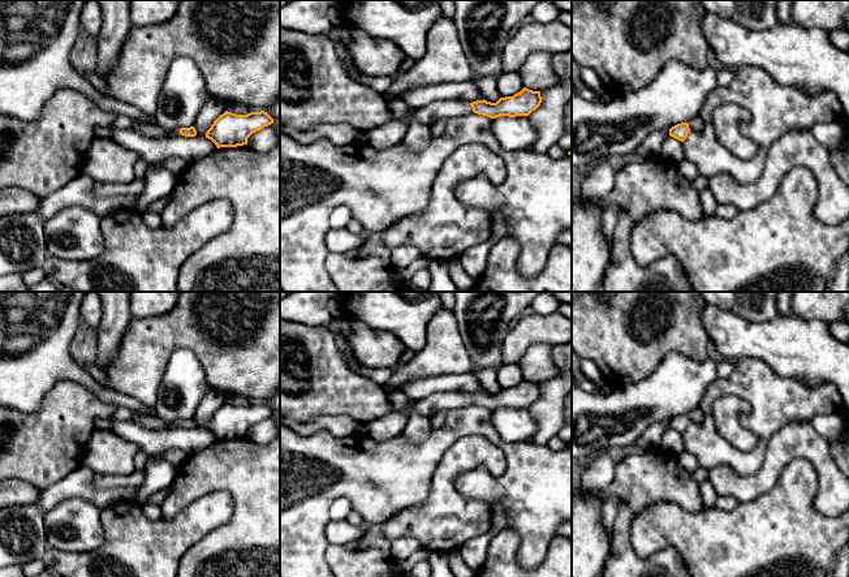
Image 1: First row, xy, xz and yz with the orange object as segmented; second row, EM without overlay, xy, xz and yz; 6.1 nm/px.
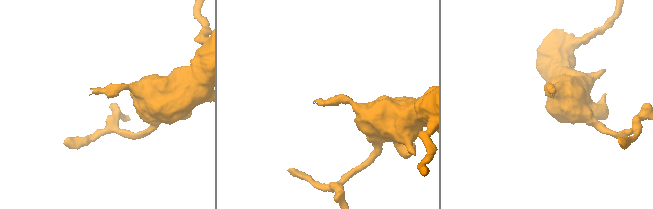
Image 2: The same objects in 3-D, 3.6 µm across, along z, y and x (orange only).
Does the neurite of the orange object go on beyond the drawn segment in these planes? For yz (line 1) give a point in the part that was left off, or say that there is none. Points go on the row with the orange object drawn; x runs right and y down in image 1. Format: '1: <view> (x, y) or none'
1: none

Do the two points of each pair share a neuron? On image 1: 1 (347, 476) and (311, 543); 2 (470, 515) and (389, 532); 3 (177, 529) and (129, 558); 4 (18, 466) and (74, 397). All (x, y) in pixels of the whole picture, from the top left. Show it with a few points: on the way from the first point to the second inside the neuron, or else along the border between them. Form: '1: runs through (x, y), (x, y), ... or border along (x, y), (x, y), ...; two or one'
1: runs through (330, 492), (311, 511), (311, 526); one
2: runs through (451, 519), (444, 522), (409, 522); one
3: runs through (166, 541), (141, 556); one
4: runs through (35, 450), (65, 420), (67, 414); one

